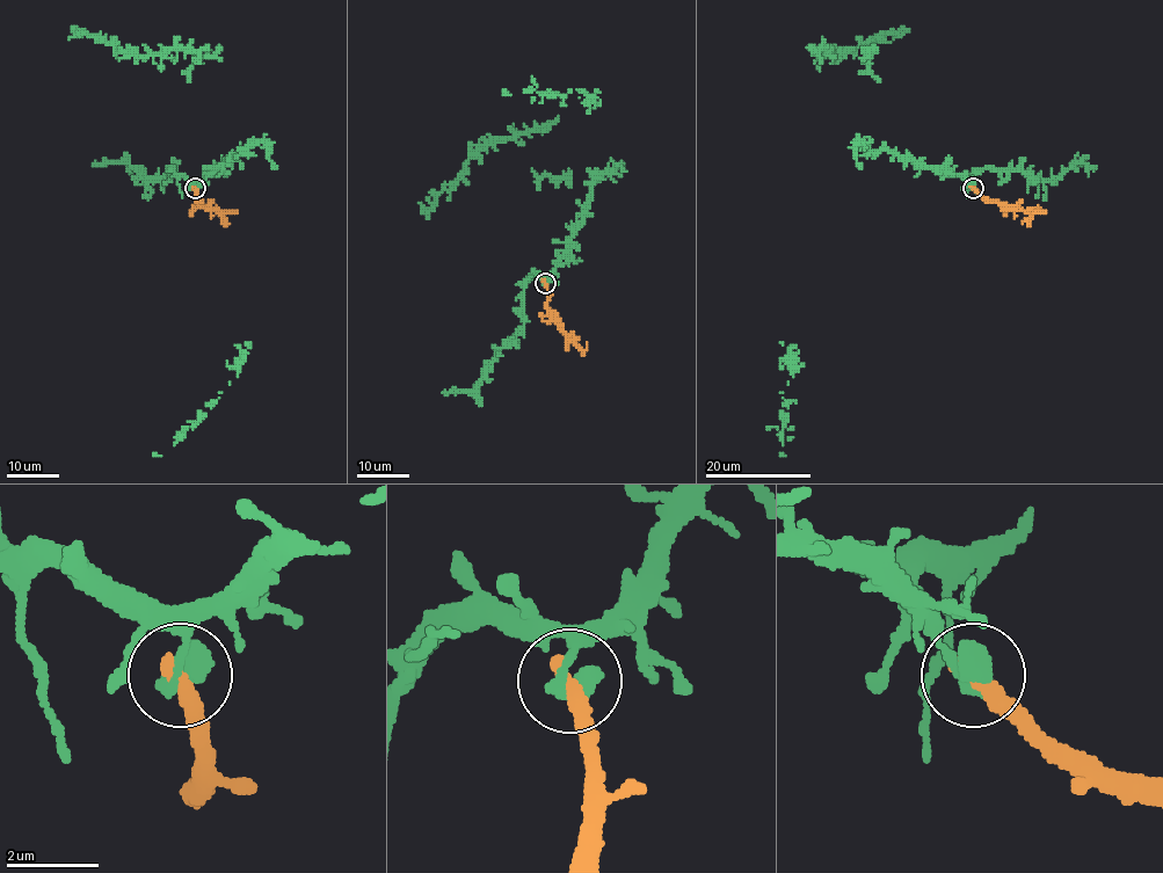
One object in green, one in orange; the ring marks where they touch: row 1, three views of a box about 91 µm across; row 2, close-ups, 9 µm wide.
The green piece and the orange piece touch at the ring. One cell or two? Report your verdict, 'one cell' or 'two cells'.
two cells

